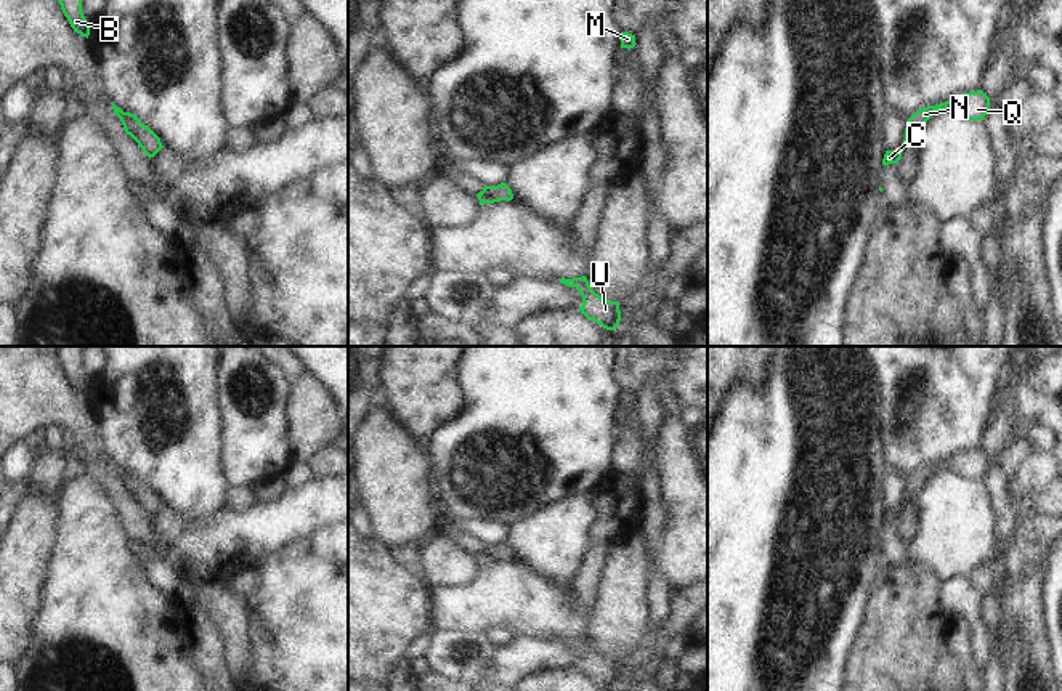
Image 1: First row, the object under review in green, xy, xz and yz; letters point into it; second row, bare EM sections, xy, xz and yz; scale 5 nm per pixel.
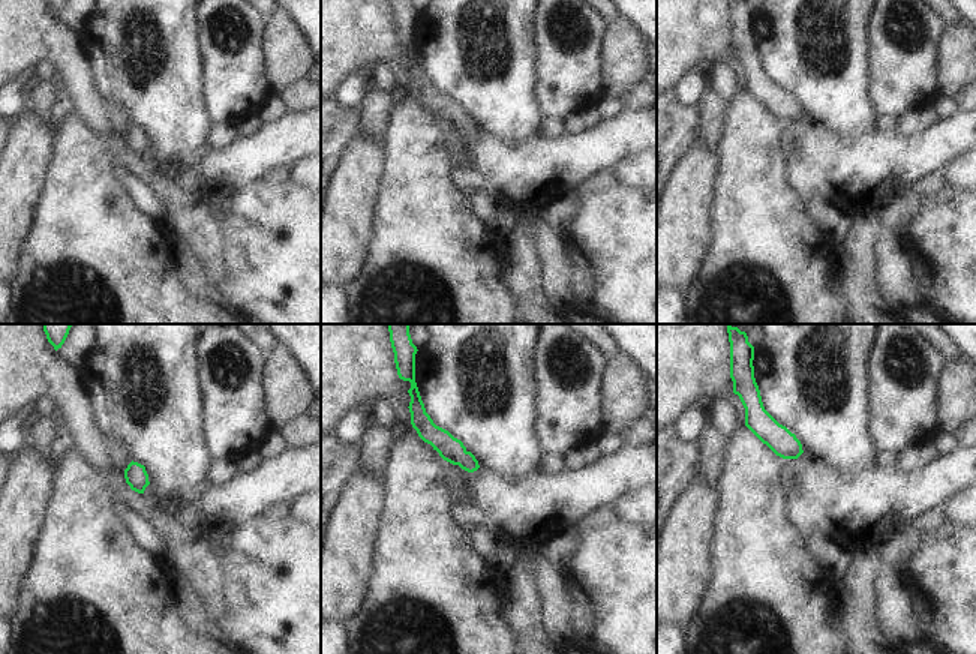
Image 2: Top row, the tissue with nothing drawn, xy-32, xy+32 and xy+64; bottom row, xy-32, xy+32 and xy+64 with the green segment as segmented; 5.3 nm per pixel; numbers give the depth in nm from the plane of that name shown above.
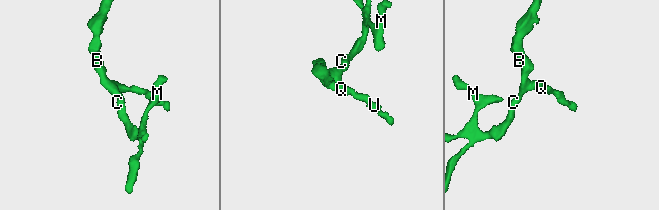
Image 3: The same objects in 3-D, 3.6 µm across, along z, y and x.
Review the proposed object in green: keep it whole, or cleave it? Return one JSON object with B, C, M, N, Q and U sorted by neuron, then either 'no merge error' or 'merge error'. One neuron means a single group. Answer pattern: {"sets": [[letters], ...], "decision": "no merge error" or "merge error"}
{"sets": [["B", "C", "M", "N", "Q", "U"]], "decision": "no merge error"}

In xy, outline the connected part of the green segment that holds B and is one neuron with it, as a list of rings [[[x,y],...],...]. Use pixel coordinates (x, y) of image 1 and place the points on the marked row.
[[[58,0],[71,27],[82,37],[90,35],[90,26],[82,13],[82,0]]]

